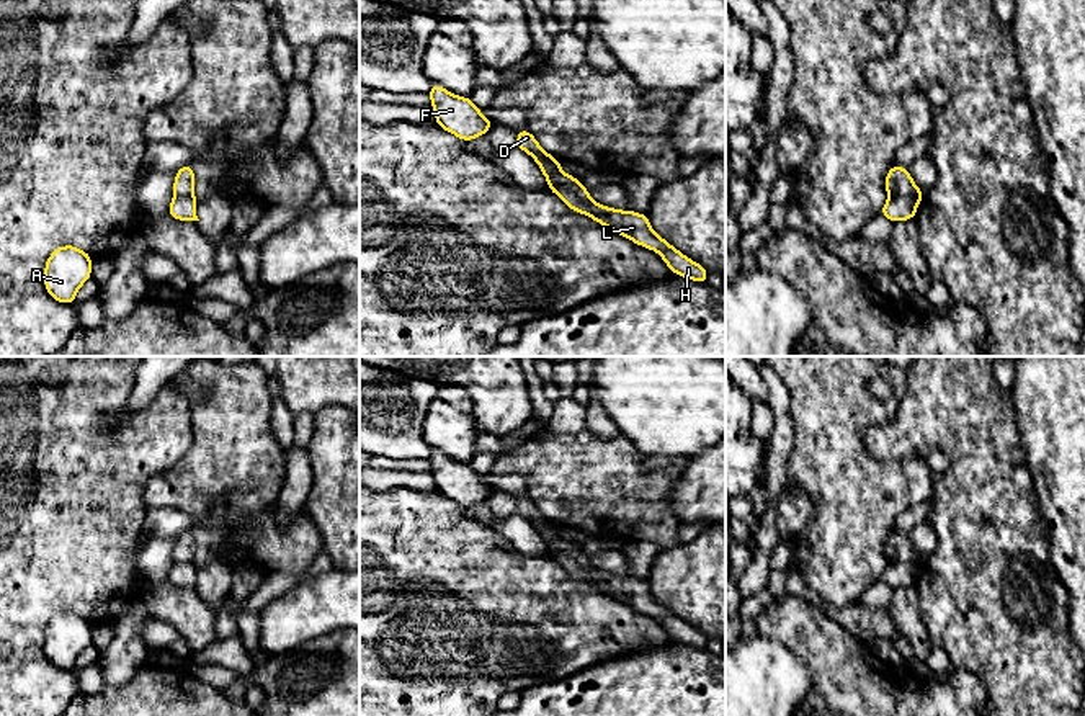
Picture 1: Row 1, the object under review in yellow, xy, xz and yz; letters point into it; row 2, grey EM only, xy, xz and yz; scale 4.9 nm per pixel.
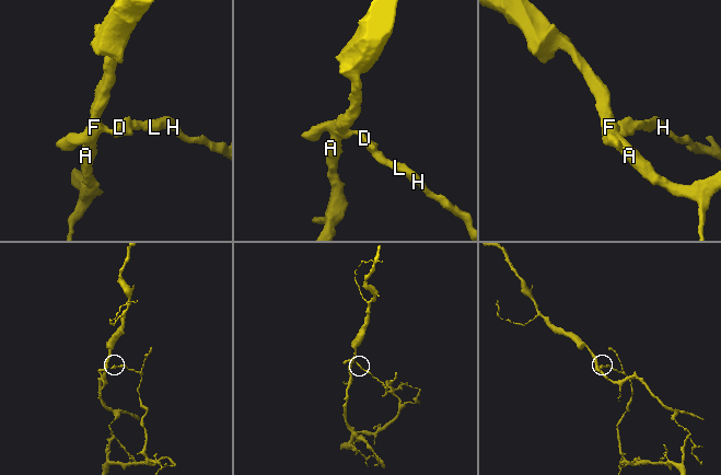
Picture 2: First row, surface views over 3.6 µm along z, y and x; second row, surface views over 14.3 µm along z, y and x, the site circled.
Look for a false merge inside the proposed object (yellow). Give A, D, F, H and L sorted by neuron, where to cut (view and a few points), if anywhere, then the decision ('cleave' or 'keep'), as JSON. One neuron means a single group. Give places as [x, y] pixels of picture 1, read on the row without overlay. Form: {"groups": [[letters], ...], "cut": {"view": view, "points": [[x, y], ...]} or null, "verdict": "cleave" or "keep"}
{"groups": [["A", "D", "F"], ["H", "L"]], "cut": {"view": "yz", "points": [[889, 561], [909, 561], [917, 569]]}, "verdict": "cleave"}

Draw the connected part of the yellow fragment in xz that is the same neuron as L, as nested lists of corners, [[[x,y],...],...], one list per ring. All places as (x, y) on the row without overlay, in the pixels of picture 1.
[[[562,536],[547,541],[547,556],[556,559],[572,577],[585,580],[634,610],[657,618],[675,641],[696,649],[708,649],[709,638],[657,602],[647,580],[595,569],[582,548]]]

